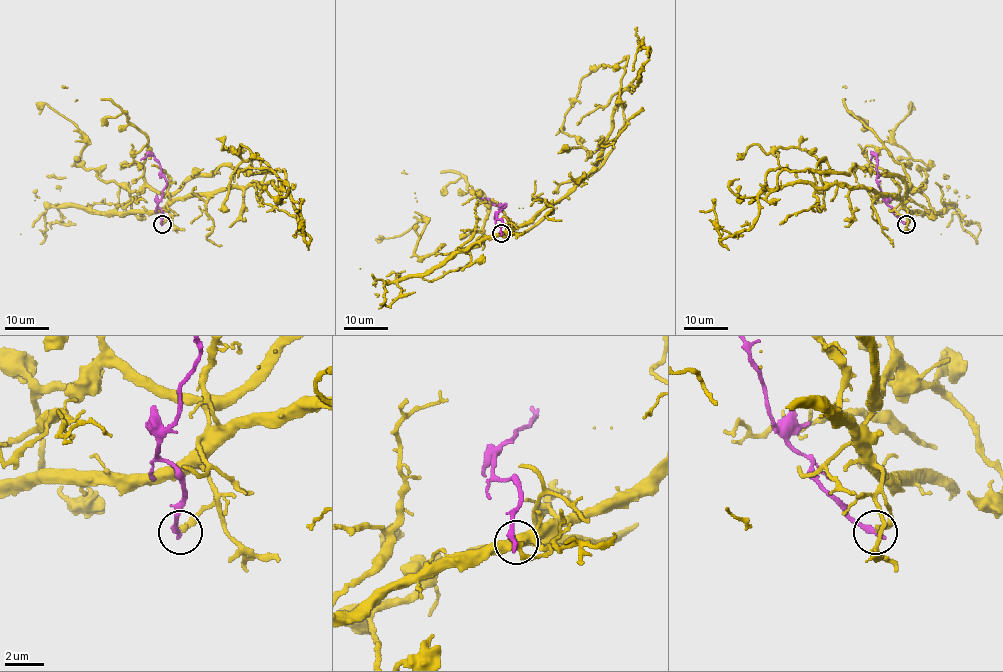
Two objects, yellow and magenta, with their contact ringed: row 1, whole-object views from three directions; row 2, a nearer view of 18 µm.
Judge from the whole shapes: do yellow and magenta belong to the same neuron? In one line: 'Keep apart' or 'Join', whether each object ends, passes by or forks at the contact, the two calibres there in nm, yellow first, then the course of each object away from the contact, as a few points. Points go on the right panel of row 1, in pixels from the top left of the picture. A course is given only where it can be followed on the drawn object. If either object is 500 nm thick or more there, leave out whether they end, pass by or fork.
Keep apart. At the ring yellow ends. At the ring magenta ends. Thickness 240 nm (yellow) against 320 nm. Course of yellow: (906, 223), (897, 198), (862, 187), (773, 190), (783, 170), (816, 171), (808, 151), (754, 145), (736, 160). Course of magenta: (906, 223), (882, 196), (877, 184), (877, 158), (874, 155), (871, 160)

